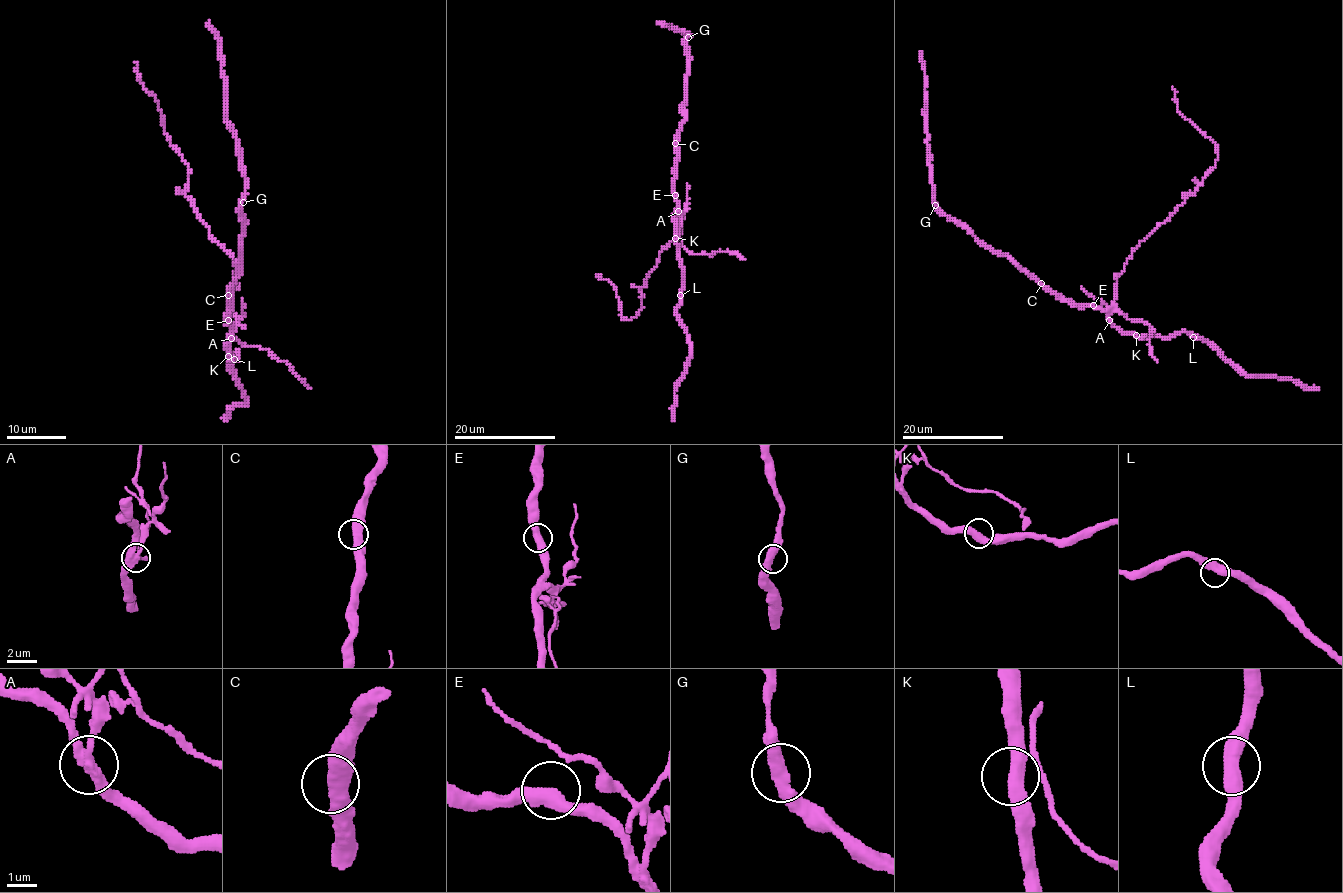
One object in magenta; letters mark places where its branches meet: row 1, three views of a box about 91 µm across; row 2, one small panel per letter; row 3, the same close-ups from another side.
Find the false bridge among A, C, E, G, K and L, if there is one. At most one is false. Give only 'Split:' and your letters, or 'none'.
Split: A

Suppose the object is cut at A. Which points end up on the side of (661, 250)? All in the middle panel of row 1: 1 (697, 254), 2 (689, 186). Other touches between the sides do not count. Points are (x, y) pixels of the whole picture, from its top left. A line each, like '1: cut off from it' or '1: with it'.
1: with it
2: with it

